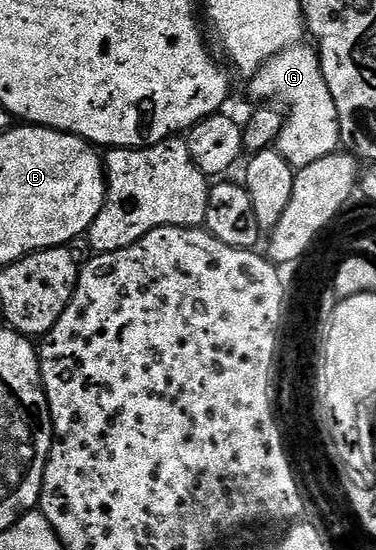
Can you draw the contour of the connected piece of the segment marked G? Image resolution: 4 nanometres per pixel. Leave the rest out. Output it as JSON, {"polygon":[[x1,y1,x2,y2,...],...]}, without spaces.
{"polygon":[[298,44,279,52,248,79,249,90,258,98,258,103,274,102,287,111,285,123,277,132,275,149,284,156,287,164,293,166,294,171,307,168,307,164,315,164,315,160,323,160,323,156,338,153,341,146,335,96,331,96,331,88,327,88,327,80,323,80,316,49,305,45]]}

